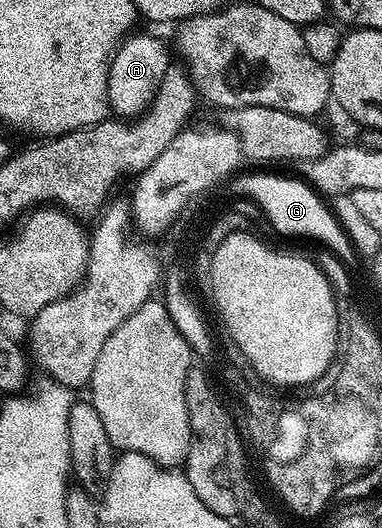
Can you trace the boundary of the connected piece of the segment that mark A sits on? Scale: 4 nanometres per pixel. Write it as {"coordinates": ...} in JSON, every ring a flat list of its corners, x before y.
{"coordinates":[[138,32,124,38,111,58,107,77,107,105,110,113,119,120,134,120,146,114,168,65,167,50,161,39]]}

